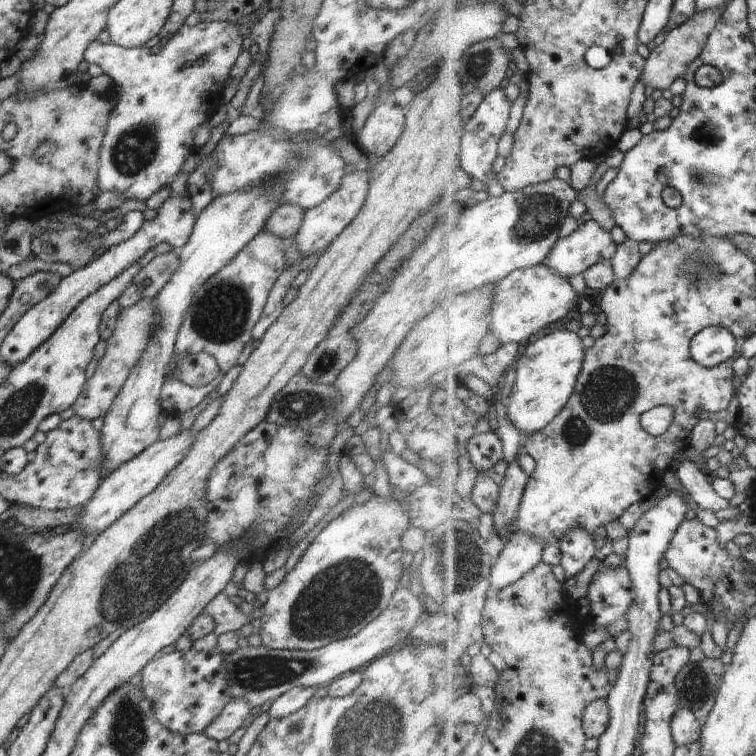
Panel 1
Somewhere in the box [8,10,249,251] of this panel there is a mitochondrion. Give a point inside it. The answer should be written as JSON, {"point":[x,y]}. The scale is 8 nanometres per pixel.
{"point":[135,149]}

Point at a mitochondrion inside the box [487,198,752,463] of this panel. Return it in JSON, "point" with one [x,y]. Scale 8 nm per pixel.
{"point":[700,271]}

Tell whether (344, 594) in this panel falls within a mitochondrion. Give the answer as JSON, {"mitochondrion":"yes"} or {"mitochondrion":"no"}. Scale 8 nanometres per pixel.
{"mitochondrion":"yes"}

